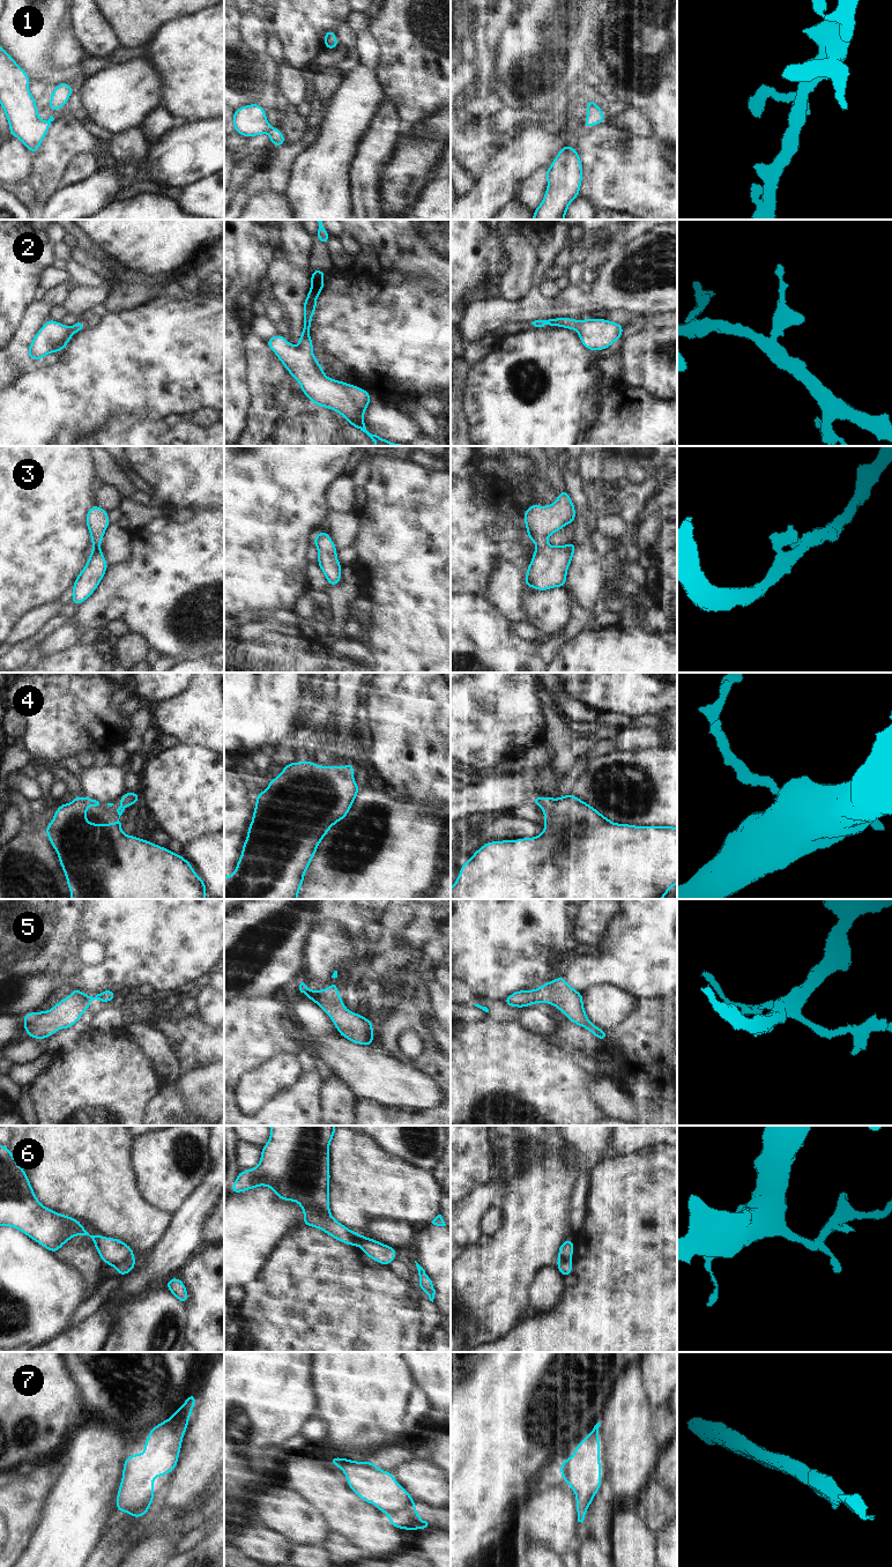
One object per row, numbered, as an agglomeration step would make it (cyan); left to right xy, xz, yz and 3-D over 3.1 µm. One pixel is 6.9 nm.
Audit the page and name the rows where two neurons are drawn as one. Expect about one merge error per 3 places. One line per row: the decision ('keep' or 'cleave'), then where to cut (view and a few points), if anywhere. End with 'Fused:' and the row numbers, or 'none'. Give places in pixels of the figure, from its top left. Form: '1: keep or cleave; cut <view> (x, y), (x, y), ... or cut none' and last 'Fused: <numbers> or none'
1: keep; cut none
2: keep; cut none
3: keep; cut none
4: keep; cut none
5: keep; cut none
6: cleave; cut xy (132, 1257), (114, 1267)
7: keep; cut none
Fused: 6

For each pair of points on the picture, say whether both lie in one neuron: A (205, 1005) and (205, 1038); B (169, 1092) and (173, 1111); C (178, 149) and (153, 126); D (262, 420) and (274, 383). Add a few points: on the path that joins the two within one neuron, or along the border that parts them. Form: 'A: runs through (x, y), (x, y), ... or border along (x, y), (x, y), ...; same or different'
A: border along (194, 1014), (212, 1027); different
B: runs through (169, 1097), (169, 1106); same
C: border along (172, 127), (158, 140), (149, 145); different
D: runs through (264, 410), (268, 402), (269, 392); same

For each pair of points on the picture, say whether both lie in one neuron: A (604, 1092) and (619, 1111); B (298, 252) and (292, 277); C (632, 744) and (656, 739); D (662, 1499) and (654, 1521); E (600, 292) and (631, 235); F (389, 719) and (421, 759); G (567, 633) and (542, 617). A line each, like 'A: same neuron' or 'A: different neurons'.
A: same neuron
B: different neurons
C: same neuron
D: same neuron
E: different neurons
F: same neuron
G: different neurons

